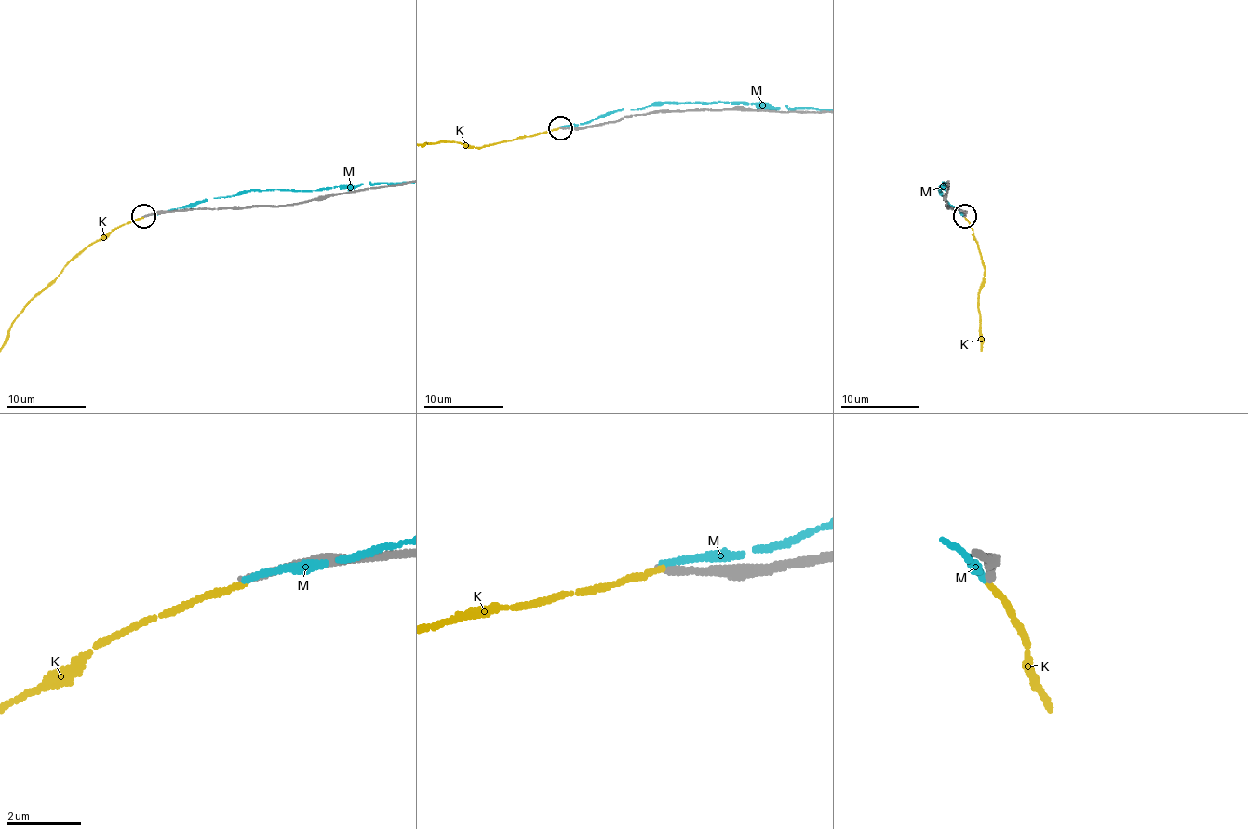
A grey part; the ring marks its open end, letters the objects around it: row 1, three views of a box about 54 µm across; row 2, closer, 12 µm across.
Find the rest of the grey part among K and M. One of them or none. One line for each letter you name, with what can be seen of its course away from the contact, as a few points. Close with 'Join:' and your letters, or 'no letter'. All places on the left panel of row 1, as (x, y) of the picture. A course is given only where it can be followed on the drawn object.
Join: no letter

